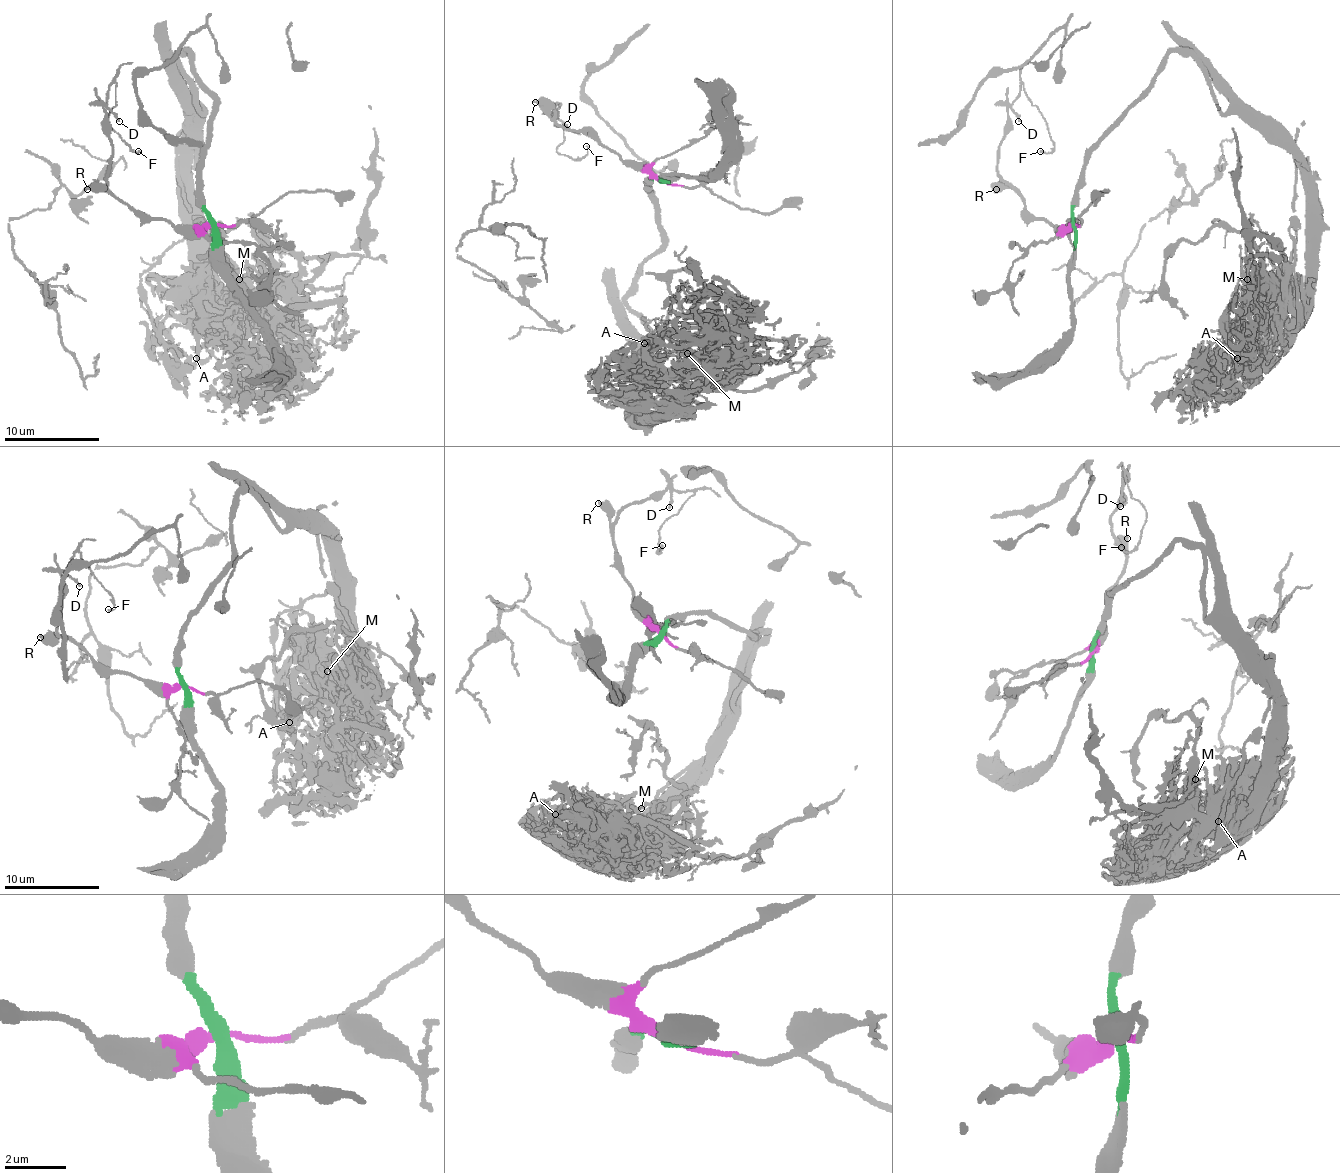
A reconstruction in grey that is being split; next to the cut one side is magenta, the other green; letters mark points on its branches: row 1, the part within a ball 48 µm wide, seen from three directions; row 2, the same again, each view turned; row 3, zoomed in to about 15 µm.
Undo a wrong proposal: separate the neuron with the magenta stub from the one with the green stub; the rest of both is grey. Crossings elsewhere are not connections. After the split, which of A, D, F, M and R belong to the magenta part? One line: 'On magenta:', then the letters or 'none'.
On magenta: D, F, R

